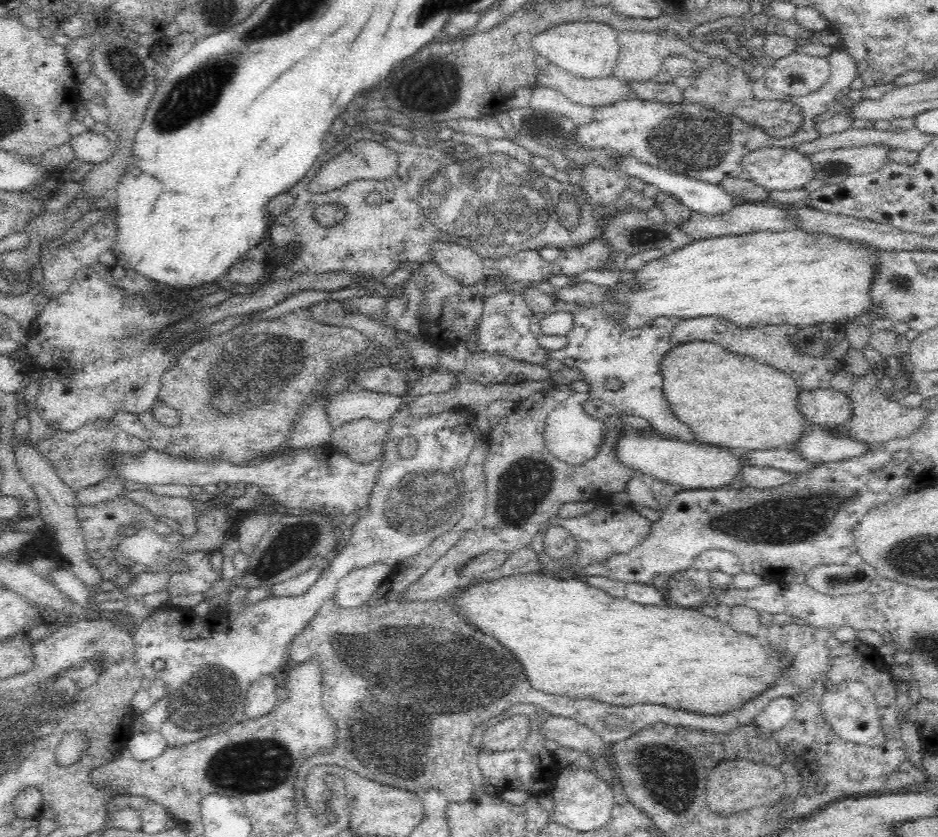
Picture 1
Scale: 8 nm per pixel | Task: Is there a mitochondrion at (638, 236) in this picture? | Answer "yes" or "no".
yes

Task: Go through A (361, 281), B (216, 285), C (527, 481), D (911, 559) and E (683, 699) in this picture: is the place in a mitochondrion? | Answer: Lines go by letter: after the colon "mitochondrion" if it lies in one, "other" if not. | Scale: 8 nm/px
A: other
B: other
C: mitochondrion
D: mitochondrion
E: other

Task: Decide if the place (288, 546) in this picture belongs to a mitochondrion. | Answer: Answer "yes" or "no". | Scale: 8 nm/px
yes

